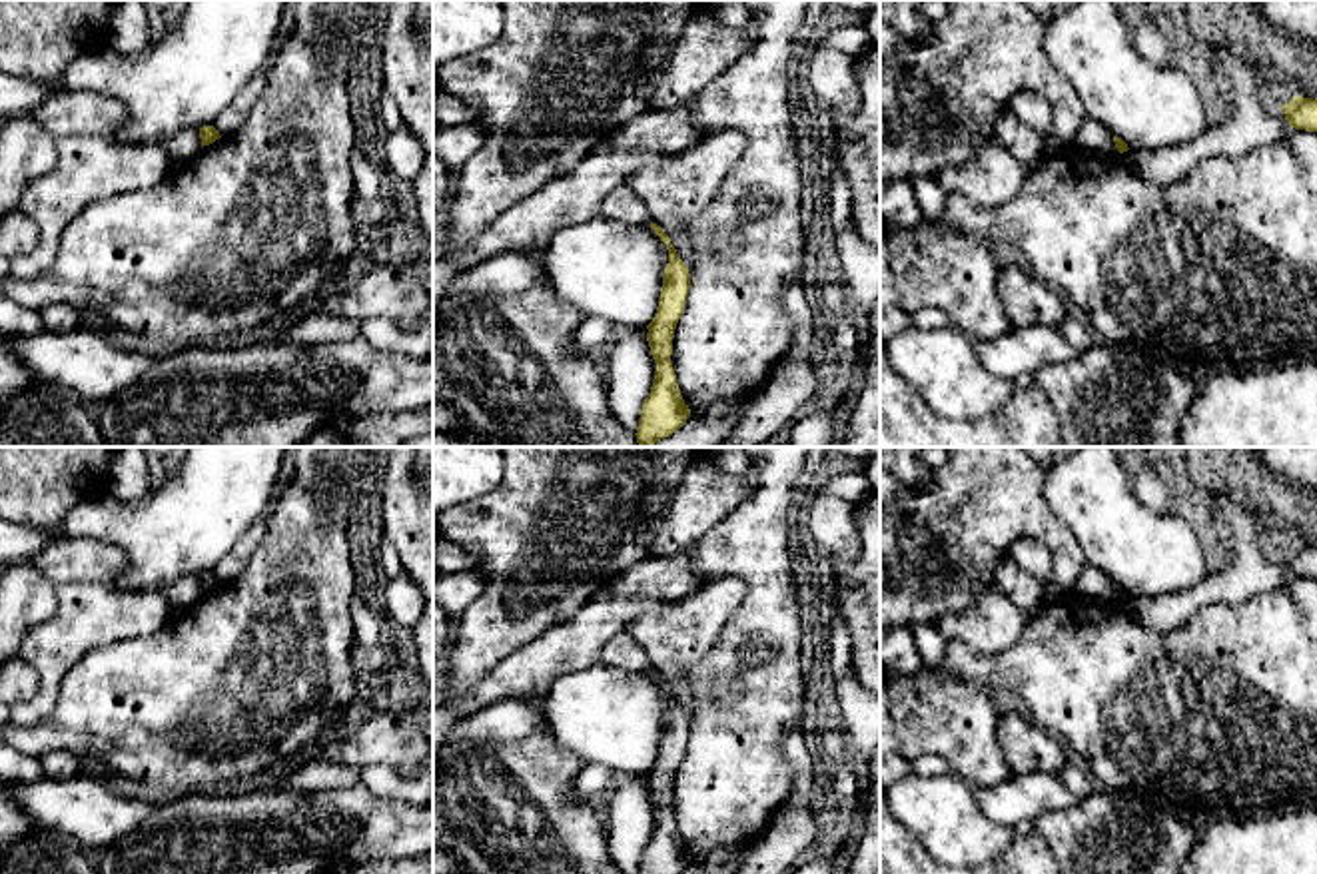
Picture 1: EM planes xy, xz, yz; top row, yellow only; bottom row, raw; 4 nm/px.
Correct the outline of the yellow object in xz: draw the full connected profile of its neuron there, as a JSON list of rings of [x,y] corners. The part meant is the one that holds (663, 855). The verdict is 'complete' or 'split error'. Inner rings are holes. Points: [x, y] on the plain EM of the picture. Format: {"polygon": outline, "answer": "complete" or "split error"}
{"polygon": [[[651,668],[651,674],[668,696],[668,710],[662,720],[658,754],[653,768],[647,772],[647,788],[657,810],[655,830],[643,850],[639,874],[682,874],[690,864],[676,822],[670,810],[674,774],[684,758],[690,734],[690,720],[678,704],[664,676]]], "answer": "complete"}

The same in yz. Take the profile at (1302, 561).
{"polygon": [[[1293,543],[1281,553],[1285,567],[1295,577],[1317,579],[1317,545]]], "answer": "complete"}

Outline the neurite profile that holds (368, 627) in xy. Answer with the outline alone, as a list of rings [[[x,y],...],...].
[[[357,593],[351,599],[351,623],[355,633],[355,643],[361,647],[375,647],[383,635],[385,619],[379,619]]]

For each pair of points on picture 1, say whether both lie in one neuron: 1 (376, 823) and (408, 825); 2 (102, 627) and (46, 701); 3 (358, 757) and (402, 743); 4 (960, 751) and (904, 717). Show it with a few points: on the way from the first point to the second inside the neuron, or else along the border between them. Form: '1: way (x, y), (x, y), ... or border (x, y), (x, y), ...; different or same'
1: way (384, 825), (400, 825); same
2: way (82, 637), (50, 669), (50, 681); same
3: way (368, 747), (372, 743), (392, 743); same
4: way (946, 737), (926, 717), (918, 717); same

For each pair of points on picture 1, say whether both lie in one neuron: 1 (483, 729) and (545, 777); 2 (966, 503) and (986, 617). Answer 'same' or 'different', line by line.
1: different
2: different

